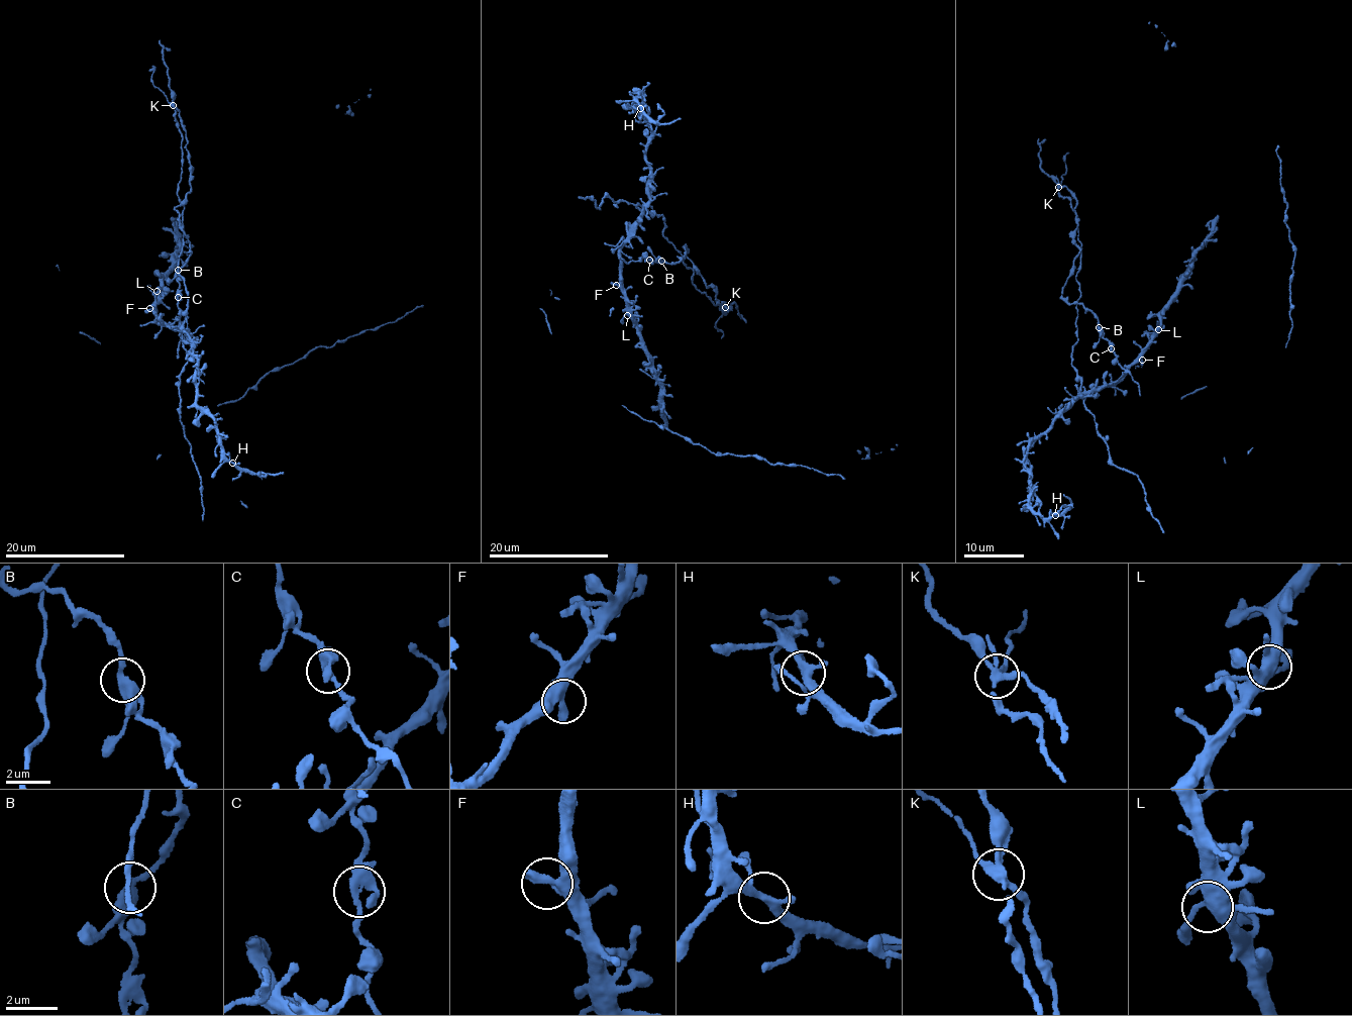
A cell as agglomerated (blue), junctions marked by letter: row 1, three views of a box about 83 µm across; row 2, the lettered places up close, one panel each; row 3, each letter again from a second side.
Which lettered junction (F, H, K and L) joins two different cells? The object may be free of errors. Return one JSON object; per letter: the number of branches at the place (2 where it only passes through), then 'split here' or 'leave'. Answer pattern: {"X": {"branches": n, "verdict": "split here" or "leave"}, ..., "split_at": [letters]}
{"F": {"branches": 3, "verdict": "leave"}, "H": {"branches": 4, "verdict": "leave"}, "K": {"branches": 4, "verdict": "split here"}, "L": {"branches": 4, "verdict": "leave"}, "split_at": ["K"]}

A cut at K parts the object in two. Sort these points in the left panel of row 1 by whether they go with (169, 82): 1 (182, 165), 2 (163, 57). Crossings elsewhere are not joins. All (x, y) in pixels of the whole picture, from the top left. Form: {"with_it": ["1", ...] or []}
{"with_it": ["1", "2"]}

